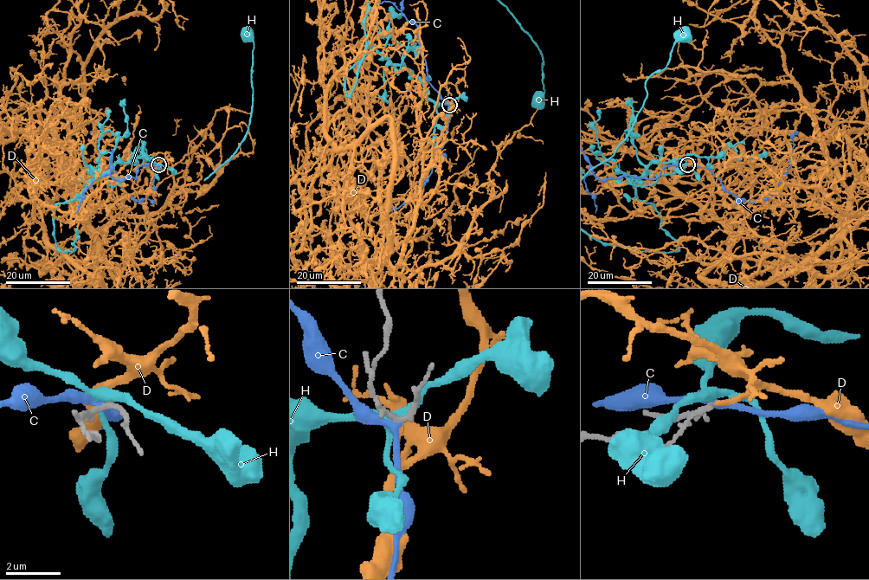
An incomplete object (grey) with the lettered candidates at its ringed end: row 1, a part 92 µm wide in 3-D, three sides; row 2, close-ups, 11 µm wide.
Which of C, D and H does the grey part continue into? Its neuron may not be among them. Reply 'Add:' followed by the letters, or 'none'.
Add: D

